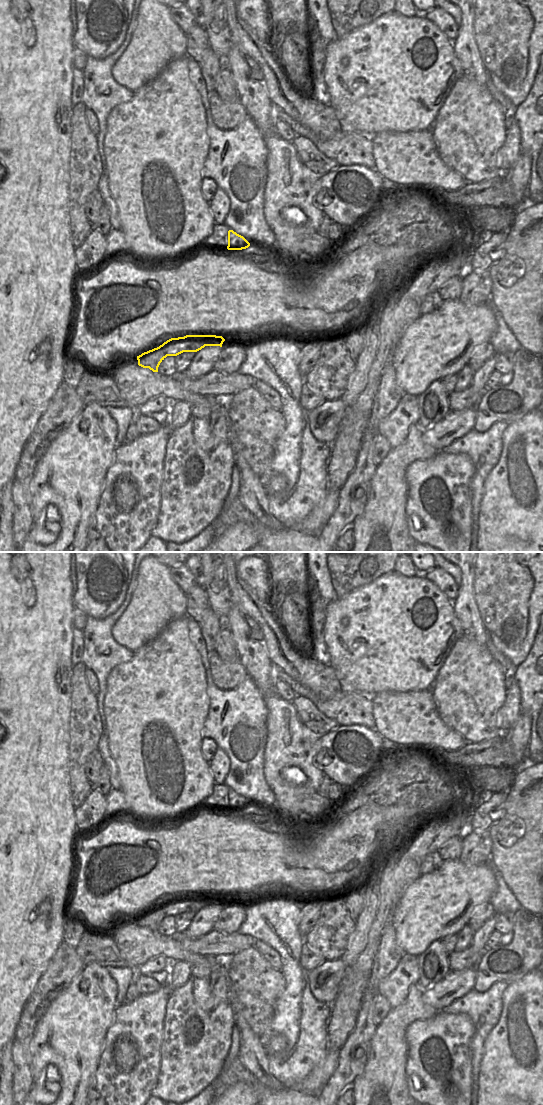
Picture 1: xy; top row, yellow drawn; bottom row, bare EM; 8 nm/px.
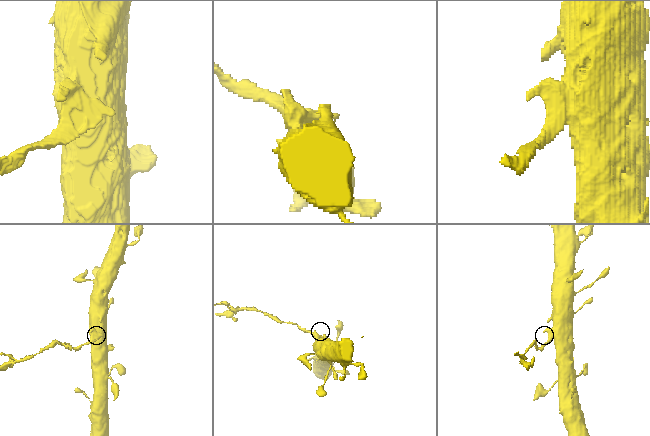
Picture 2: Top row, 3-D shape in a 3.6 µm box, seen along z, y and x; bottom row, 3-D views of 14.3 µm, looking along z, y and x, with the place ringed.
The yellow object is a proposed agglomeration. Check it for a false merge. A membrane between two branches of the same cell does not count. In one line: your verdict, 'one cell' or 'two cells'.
two cells

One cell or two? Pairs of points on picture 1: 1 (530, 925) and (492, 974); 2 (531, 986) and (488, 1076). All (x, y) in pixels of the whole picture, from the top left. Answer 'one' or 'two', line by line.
1: one
2: one

